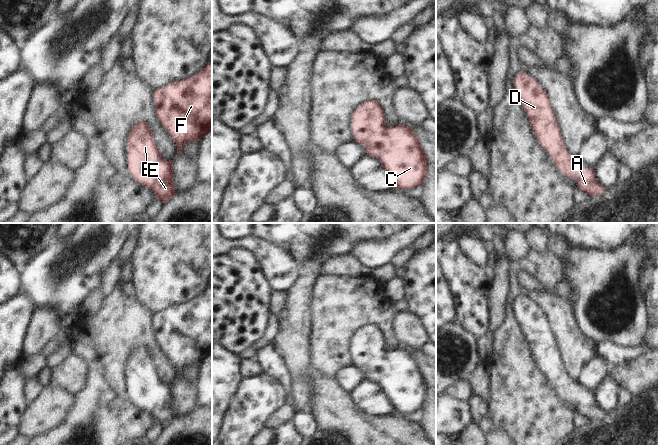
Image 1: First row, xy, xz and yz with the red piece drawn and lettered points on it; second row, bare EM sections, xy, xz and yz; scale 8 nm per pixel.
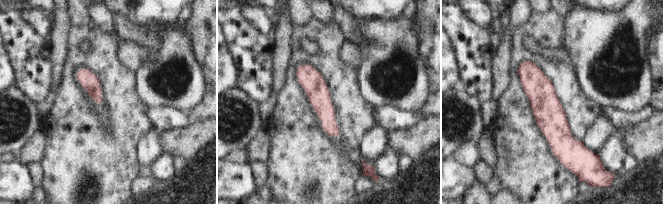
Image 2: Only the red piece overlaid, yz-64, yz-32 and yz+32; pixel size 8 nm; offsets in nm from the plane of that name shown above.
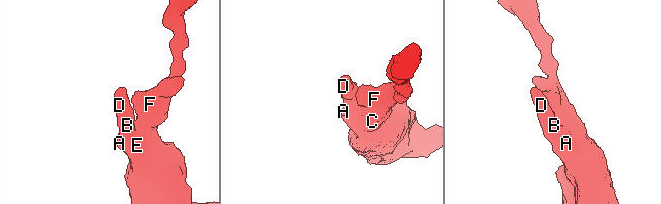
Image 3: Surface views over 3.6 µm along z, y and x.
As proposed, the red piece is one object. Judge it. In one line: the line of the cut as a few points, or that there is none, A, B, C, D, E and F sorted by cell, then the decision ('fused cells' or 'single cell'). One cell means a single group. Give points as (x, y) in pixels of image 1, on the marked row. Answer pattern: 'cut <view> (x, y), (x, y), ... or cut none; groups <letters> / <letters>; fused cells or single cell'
cut none; groups A B C D E F; single cell

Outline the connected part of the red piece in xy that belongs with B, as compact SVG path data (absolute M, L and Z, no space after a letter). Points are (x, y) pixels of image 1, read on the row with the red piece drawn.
M143 120L134 123L127 140L128 169L134 180L150 188L164 204L178 195L173 183L173 161L162 158L153 132Z

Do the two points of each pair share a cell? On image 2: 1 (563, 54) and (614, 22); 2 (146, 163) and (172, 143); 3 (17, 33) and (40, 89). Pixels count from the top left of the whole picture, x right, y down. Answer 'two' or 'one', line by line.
1: two
2: two
3: one

